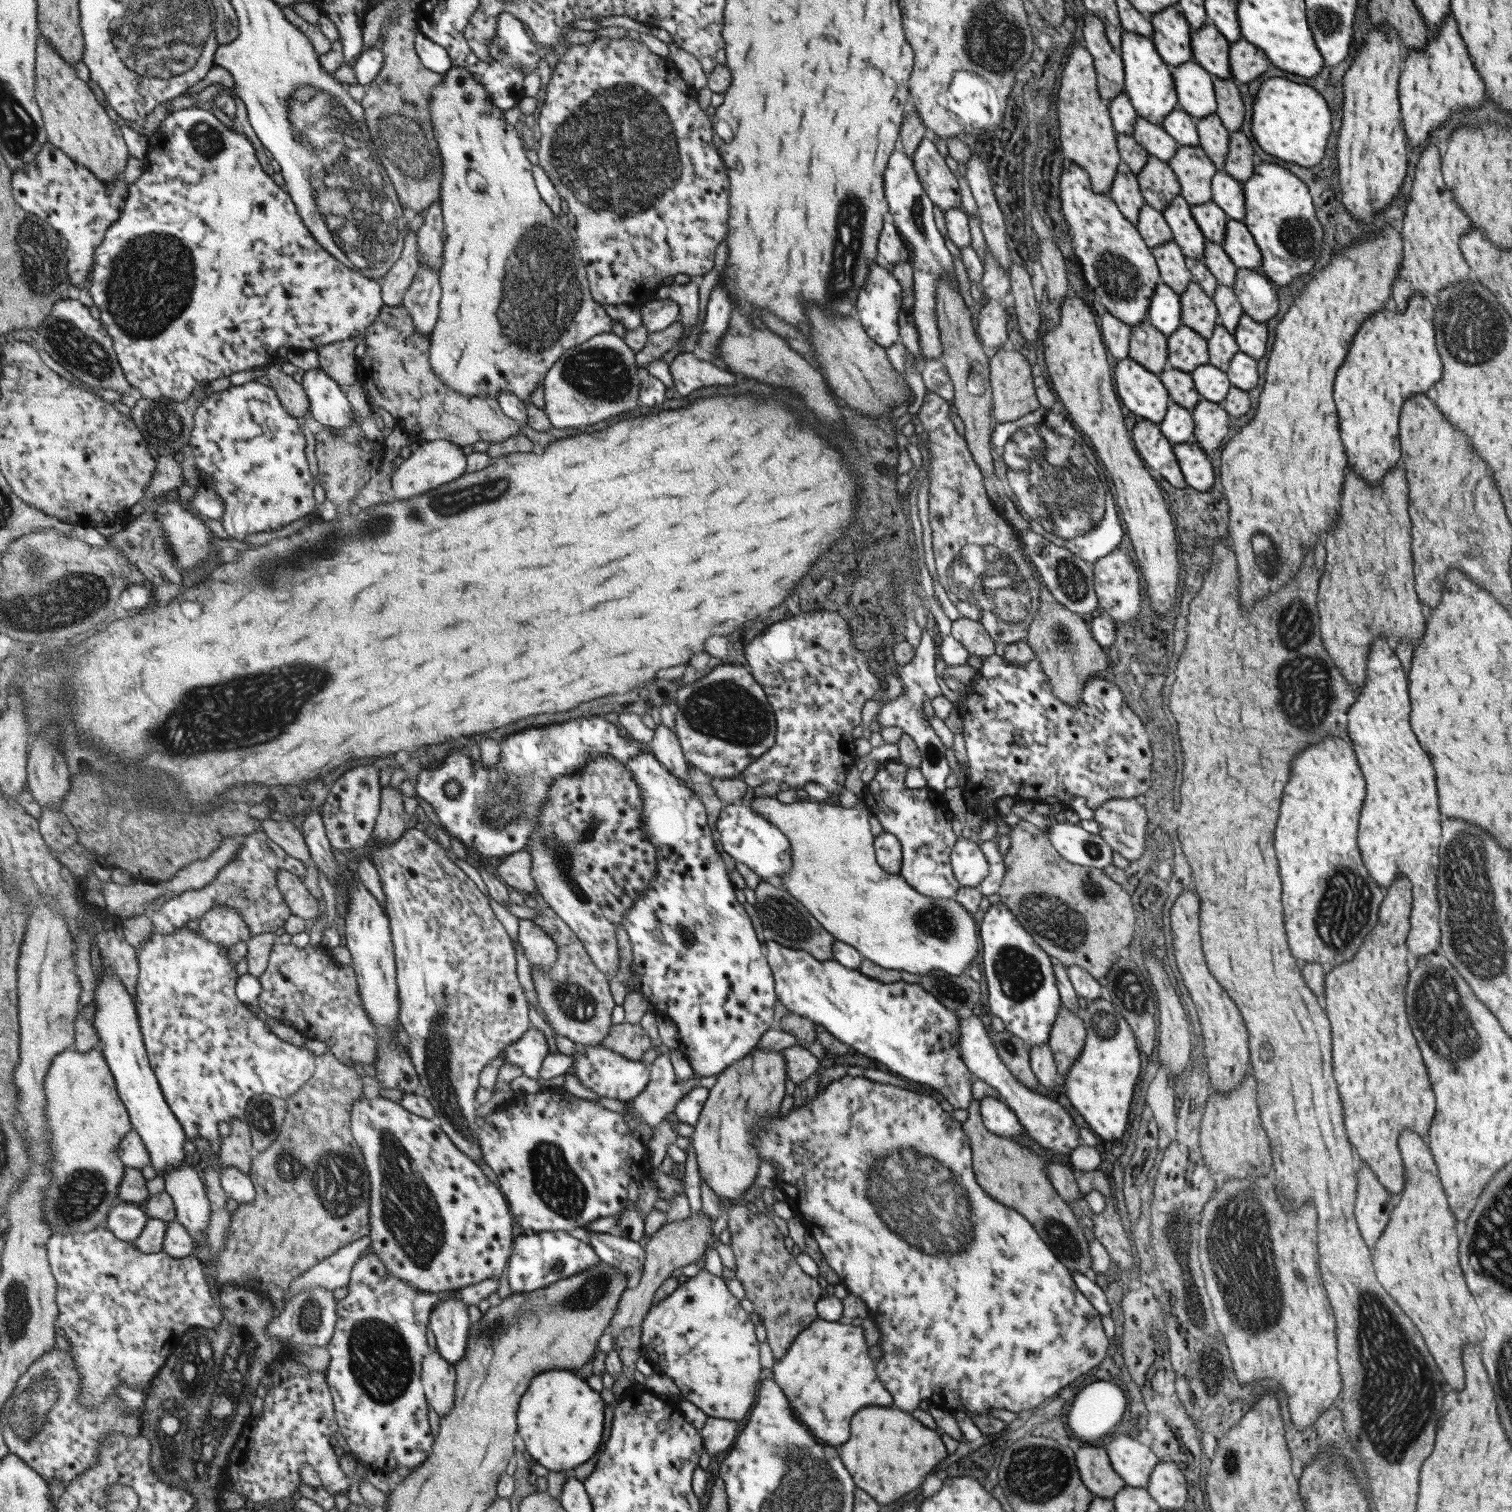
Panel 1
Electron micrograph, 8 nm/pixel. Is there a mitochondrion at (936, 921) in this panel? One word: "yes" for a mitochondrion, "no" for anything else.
yes

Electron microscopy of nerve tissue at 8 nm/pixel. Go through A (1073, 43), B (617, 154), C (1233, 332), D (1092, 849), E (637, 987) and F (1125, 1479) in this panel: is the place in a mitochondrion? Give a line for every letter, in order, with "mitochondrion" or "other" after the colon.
A: other
B: mitochondrion
C: other
D: mitochondrion
E: other
F: other

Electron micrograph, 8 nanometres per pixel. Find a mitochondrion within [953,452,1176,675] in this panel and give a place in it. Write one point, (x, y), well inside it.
(1073, 581)

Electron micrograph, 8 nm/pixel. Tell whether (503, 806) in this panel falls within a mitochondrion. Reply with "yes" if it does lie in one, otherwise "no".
yes

